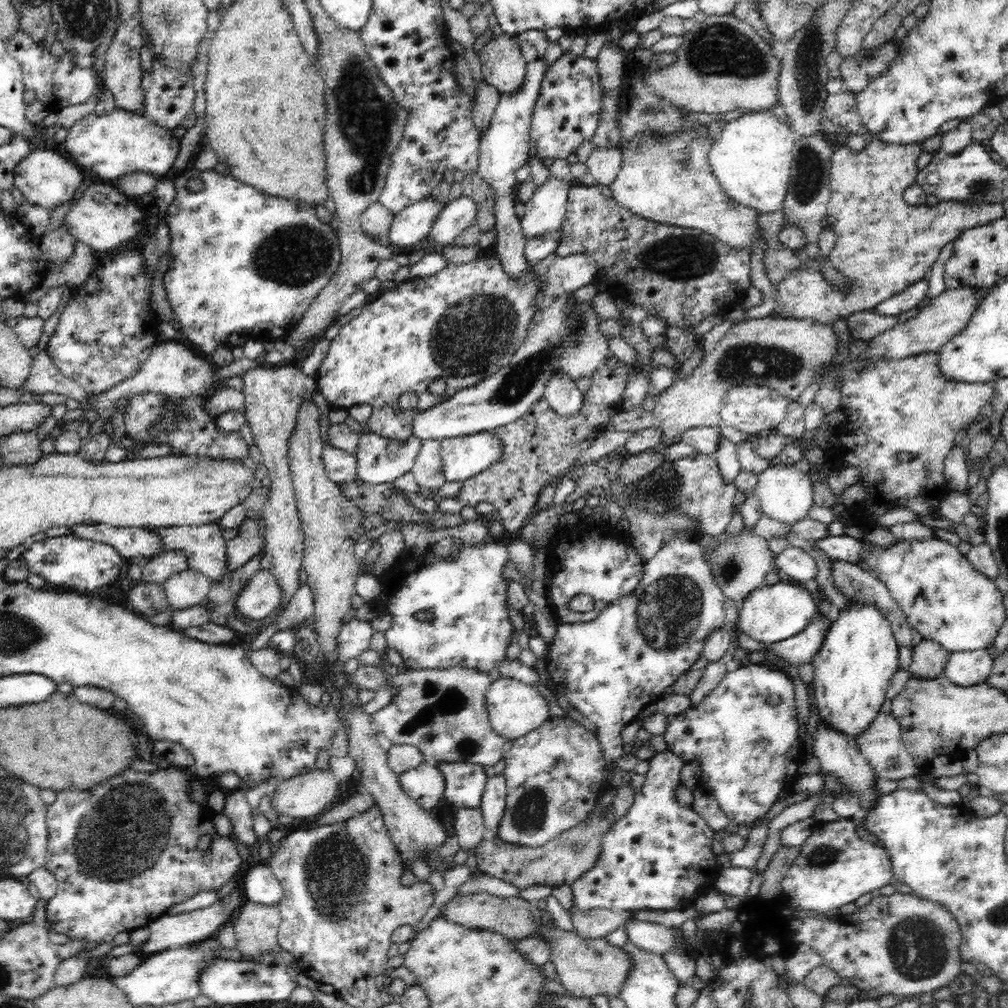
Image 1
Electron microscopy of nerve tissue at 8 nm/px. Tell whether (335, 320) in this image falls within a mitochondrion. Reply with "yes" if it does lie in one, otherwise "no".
no

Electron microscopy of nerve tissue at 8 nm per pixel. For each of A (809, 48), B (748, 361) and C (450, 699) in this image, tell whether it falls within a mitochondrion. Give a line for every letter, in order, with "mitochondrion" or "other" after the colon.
A: mitochondrion
B: mitochondrion
C: mitochondrion

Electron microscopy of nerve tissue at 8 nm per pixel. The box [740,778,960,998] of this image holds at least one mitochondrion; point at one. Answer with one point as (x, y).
(918, 949)

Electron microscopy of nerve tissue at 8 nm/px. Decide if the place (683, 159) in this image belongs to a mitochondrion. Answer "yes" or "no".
yes

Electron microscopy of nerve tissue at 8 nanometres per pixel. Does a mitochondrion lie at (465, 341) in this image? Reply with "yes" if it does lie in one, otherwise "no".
yes

